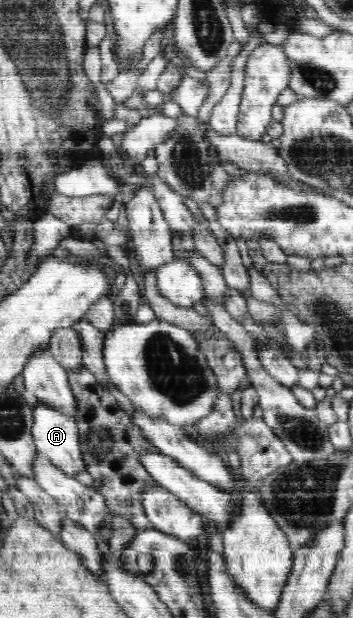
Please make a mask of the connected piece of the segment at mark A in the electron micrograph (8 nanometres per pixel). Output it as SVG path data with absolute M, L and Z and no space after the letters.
M38 402L31 434L38 453L68 476L85 470L79 429L73 417Z

